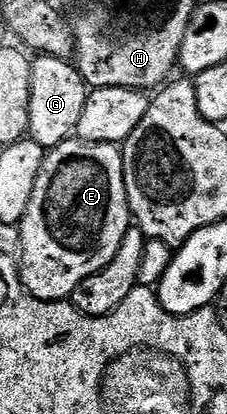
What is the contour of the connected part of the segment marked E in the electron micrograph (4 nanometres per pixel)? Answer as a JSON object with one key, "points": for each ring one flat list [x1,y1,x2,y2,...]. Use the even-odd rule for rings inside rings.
{"points":[[80,138,64,140,55,152,56,155,62,156,62,160,57,173,53,176,53,181,49,184,49,193,45,196,45,209,37,208,38,206,30,207,29,215,19,225,22,235,19,248,20,251,25,251,19,256,19,271,26,292,37,300,68,301,73,291,84,280,91,278,97,272,102,272,126,247,129,220,131,224,129,188,125,185,127,160,118,145,87,142]]}

